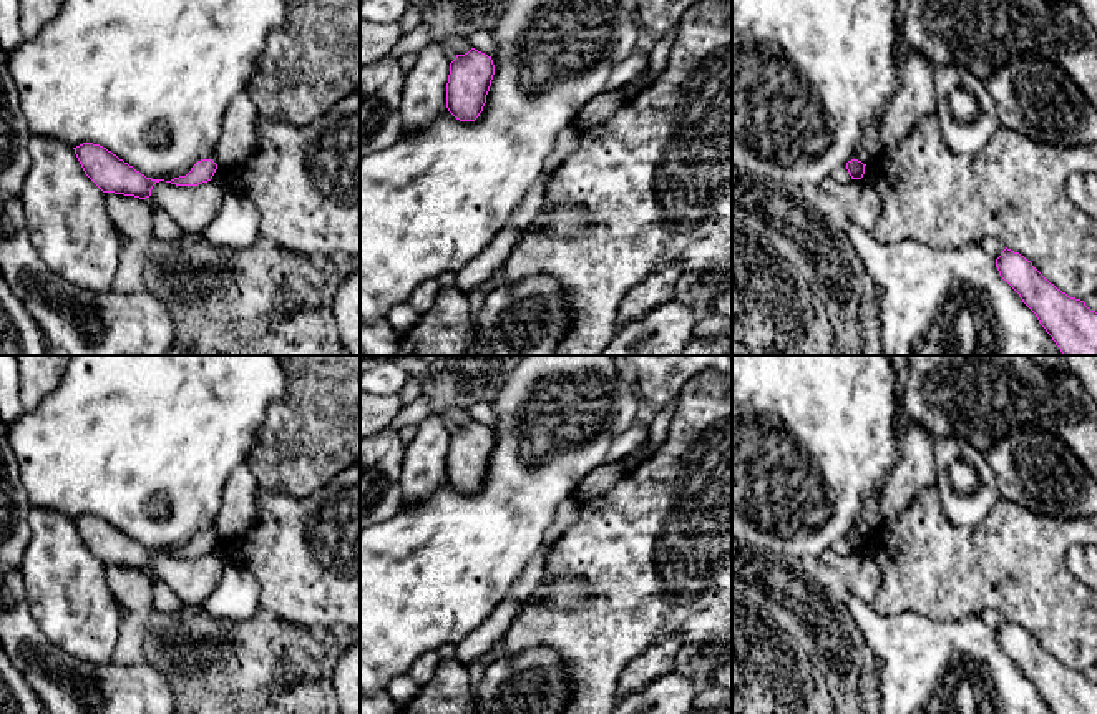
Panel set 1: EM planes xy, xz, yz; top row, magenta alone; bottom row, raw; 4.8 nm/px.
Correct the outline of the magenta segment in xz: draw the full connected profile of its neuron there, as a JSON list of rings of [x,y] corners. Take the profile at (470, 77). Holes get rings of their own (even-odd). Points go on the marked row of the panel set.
[[[471,48],[450,63],[446,108],[460,121],[475,121],[486,103],[495,75],[491,56]]]

